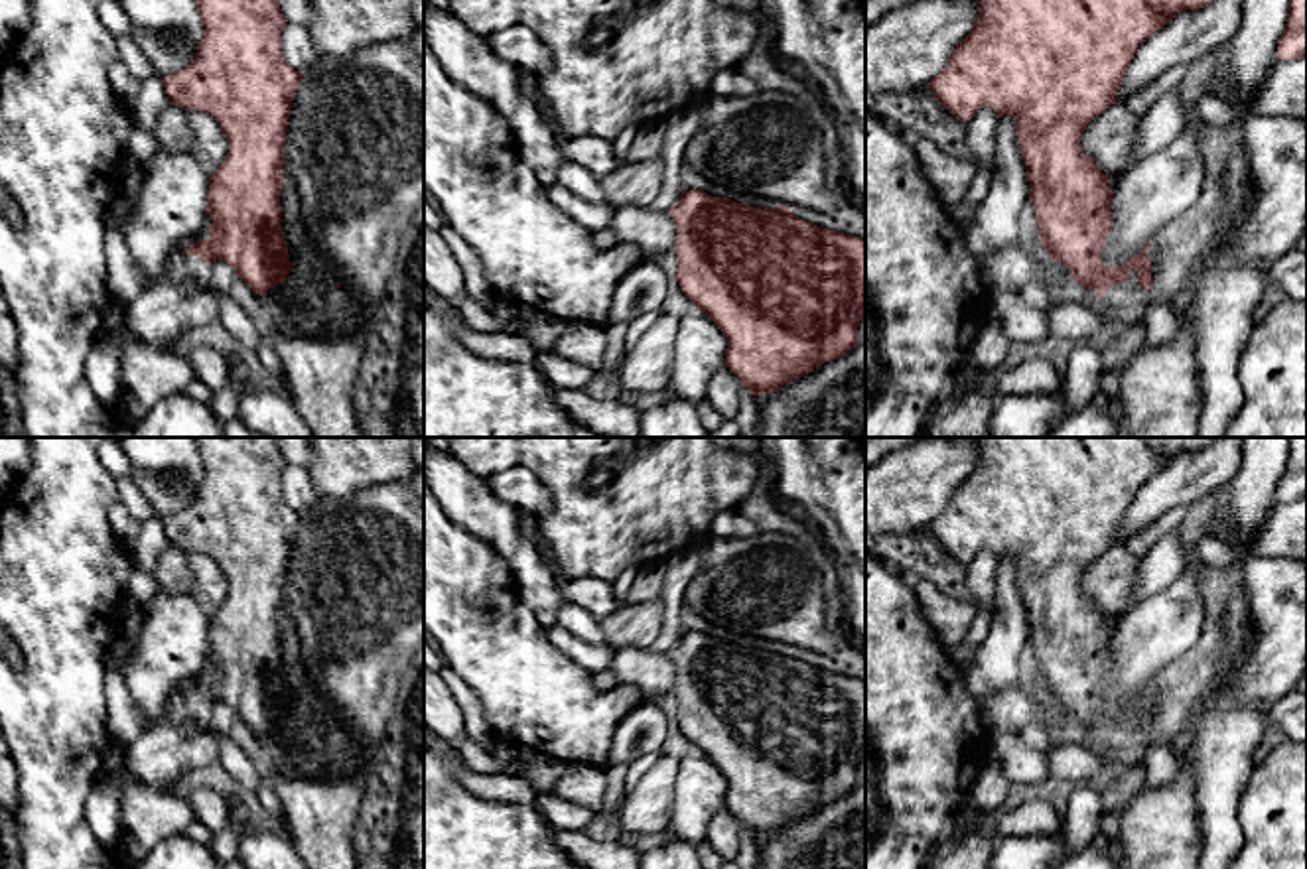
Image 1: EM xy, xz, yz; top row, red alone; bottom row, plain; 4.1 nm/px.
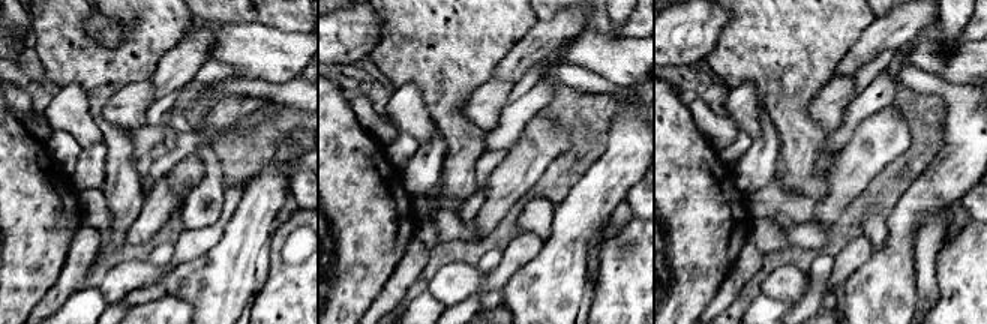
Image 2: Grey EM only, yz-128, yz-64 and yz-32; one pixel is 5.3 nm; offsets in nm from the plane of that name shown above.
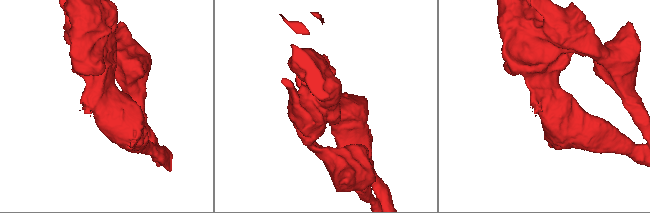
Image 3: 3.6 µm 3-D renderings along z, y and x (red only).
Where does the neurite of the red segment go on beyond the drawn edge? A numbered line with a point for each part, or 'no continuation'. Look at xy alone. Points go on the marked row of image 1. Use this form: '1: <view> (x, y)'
1: xy (178, 267)

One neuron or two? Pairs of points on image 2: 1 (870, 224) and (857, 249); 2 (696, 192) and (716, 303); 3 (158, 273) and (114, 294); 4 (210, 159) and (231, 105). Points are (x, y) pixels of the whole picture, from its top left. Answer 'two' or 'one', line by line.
1: two
2: two
3: one
4: two

